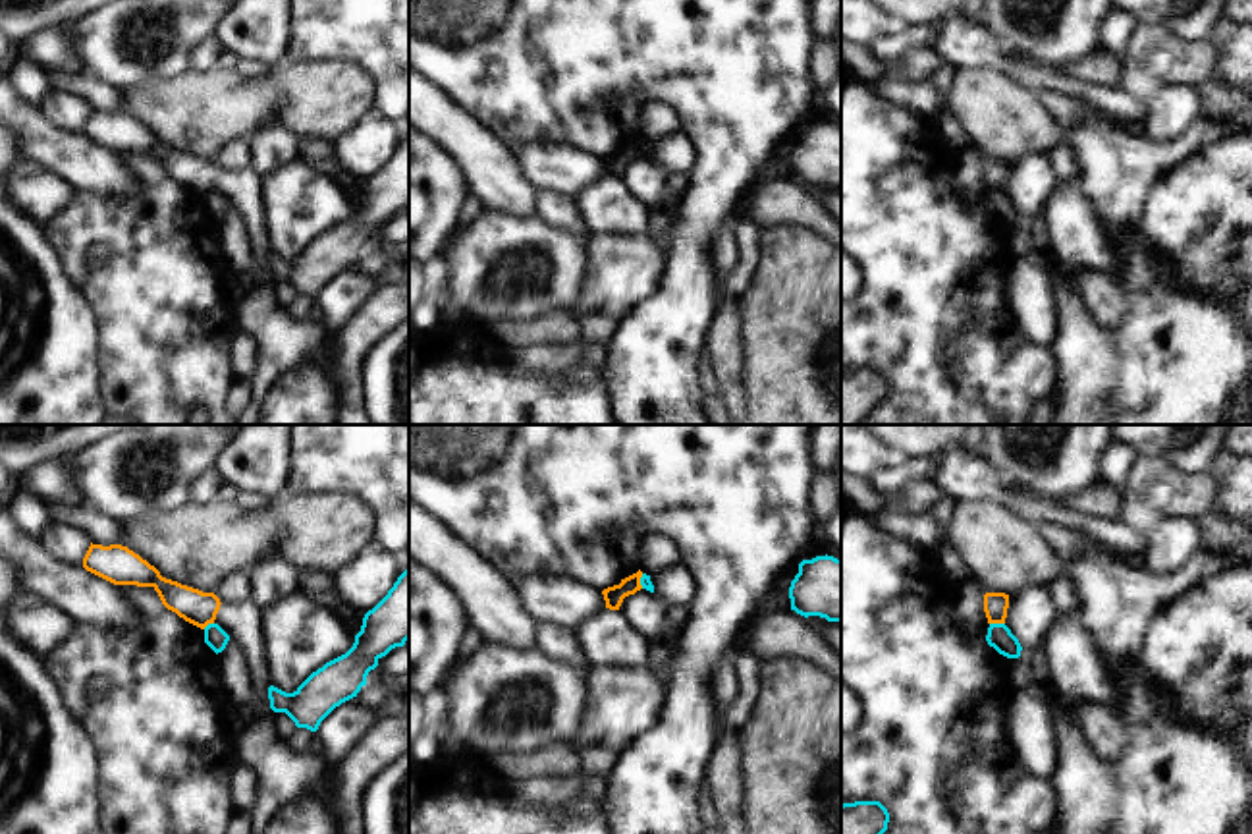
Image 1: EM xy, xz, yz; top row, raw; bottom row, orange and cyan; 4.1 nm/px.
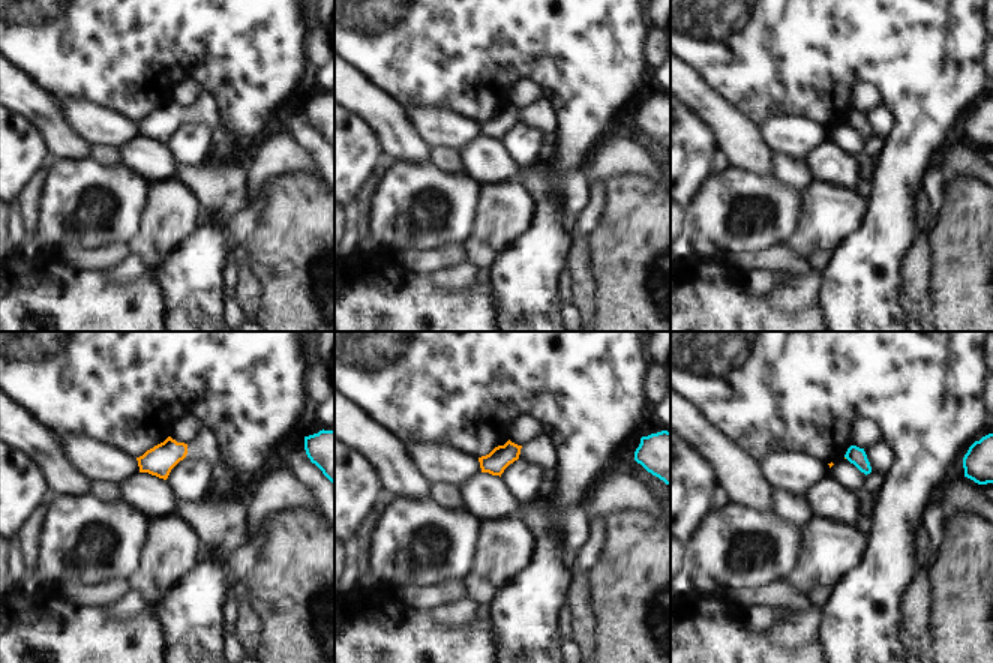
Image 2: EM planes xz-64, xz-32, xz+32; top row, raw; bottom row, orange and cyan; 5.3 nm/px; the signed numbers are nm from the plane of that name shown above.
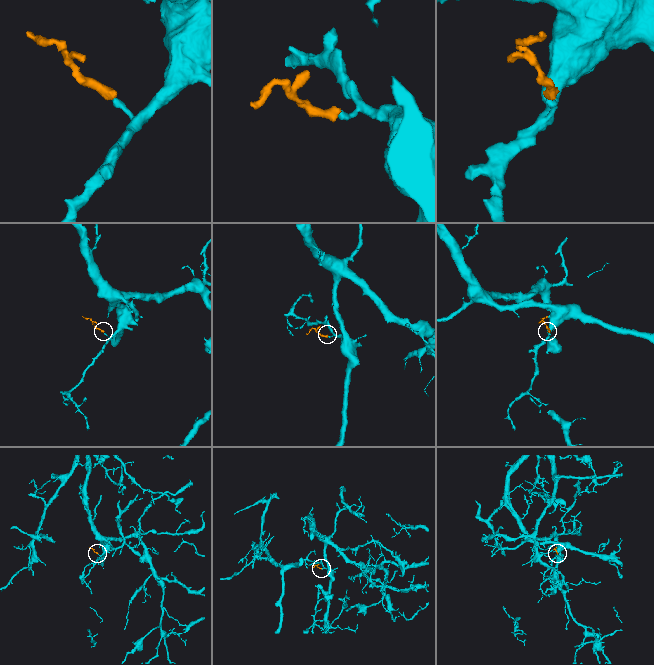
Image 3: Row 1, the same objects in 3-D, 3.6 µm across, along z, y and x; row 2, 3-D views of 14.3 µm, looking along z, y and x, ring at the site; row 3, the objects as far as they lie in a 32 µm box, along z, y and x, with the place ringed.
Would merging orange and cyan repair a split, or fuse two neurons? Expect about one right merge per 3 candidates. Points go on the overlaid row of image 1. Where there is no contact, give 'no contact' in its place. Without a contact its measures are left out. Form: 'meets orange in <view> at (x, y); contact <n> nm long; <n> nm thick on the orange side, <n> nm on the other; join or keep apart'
meets orange in yz at (998, 622); contact 60 nm long; 100 nm thick on the orange side, 100 nm on the other; keep apart

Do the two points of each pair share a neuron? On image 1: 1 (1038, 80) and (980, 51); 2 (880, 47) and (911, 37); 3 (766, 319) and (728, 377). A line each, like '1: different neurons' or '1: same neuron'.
1: same neuron
2: same neuron
3: different neurons

